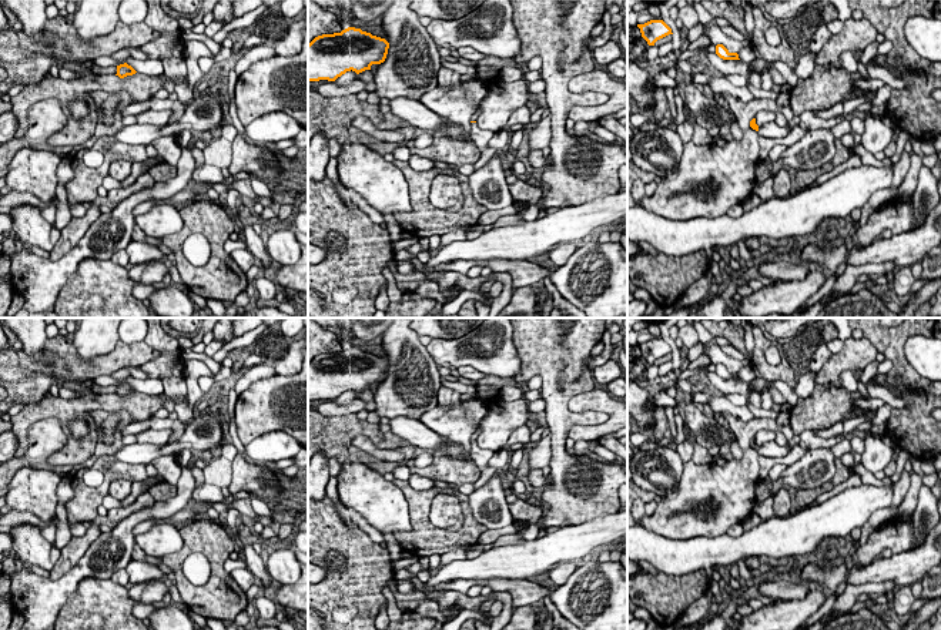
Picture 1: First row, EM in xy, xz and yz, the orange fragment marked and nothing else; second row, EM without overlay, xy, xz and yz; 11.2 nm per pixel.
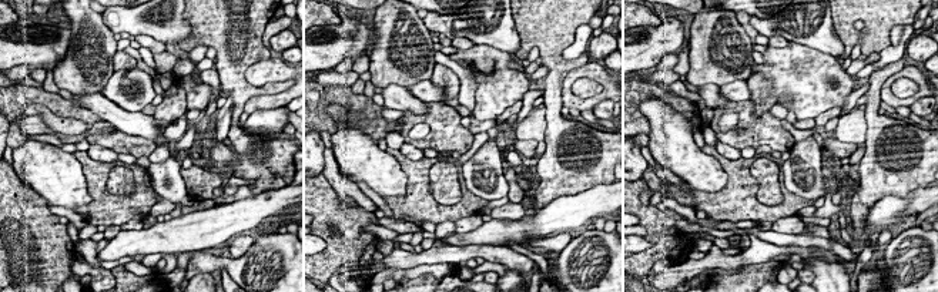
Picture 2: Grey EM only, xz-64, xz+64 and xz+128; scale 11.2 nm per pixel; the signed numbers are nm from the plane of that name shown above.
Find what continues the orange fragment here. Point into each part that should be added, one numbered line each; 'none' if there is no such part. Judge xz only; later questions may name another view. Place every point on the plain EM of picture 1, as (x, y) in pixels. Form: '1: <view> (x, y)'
1: xz (481, 456)

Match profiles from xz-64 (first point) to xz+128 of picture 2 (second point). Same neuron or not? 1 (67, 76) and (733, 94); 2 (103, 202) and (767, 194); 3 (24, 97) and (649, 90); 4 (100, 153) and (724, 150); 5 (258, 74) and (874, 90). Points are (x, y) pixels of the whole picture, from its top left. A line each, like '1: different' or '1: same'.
1: different
2: different
3: same
4: same
5: different

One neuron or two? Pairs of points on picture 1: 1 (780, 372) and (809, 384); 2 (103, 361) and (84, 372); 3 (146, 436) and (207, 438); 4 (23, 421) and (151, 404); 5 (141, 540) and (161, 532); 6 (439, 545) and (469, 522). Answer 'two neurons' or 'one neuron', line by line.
1: two neurons
2: one neuron
3: two neurons
4: one neuron
5: one neuron
6: one neuron

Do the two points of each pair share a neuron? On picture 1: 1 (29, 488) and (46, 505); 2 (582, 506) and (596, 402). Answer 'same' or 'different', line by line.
1: same
2: different

